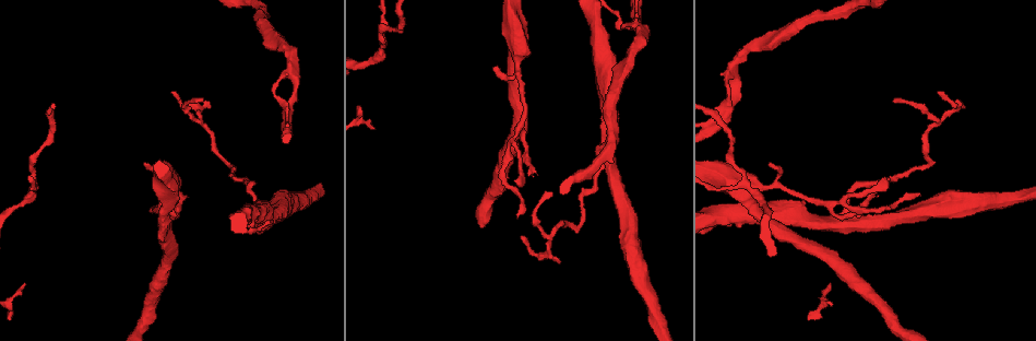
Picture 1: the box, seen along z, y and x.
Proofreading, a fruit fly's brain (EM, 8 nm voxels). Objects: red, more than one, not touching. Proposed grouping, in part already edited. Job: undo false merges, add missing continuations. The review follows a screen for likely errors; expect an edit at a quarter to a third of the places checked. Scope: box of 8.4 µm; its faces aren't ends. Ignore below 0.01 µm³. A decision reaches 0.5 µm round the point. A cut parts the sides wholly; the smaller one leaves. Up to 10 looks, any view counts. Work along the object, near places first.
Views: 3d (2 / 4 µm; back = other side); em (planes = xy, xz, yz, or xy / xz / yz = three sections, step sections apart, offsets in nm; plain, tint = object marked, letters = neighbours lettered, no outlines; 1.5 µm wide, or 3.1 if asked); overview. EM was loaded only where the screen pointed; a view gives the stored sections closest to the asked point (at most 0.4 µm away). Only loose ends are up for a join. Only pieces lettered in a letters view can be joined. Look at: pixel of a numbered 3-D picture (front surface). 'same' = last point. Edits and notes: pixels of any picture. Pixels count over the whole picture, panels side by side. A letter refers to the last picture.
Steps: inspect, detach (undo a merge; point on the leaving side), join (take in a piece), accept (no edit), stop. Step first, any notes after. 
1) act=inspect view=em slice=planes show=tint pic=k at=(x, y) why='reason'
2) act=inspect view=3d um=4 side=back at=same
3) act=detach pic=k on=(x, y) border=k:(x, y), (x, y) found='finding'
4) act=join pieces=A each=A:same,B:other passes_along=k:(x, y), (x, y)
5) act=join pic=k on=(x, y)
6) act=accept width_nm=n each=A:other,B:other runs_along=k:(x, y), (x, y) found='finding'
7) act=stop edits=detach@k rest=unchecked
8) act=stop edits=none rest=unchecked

act=inspect view=3d um=4 pic=1 at=(617, 29) why='end of a long branch'

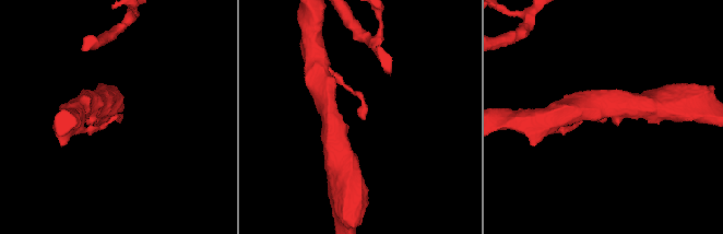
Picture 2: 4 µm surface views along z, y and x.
act=inspect view=em slice=planes show=plain pic=2 at=(606, 119) why='shape alone is not enough'

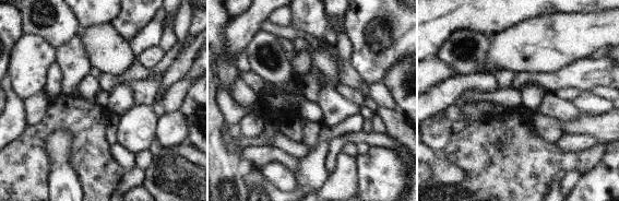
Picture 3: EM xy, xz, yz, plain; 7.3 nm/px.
act=inspect view=em slice=planes show=letters at=same

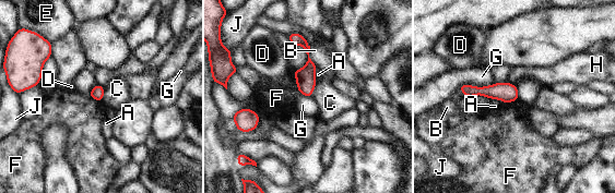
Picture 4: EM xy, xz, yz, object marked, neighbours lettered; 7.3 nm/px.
act=accept width_nm=100 each=A:other,B:other,C:other,D:other,E:other,F:other,G:other,H:other,J:other runs_along=4:(294, 35), (307, 48), (308, 94) found='none of them fits'

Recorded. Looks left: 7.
act=inspect view=3d um=4 pic=1 at=(920, 196) why='tapers out'

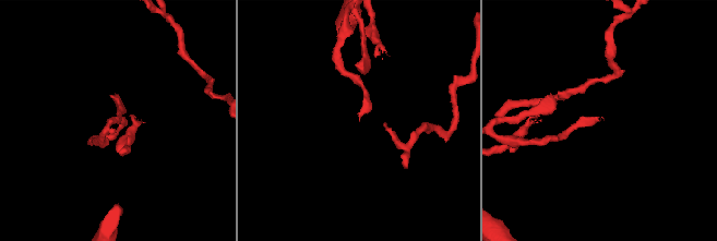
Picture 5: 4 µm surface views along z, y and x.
act=inspect view=em slice=yz step=4 show=letters pic=5 at=(604, 120)

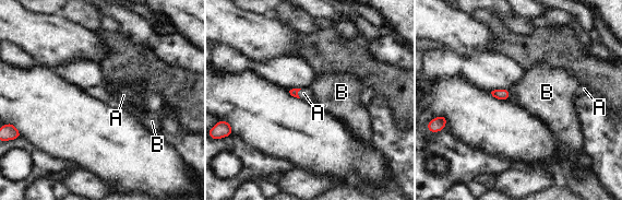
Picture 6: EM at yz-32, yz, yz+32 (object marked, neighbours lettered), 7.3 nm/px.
act=join pieces=A longest_contact=B:90nm each=A:same,B:other found='it goes on there'

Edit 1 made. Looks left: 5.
act=stop edits=join@6 rest=unchecked

